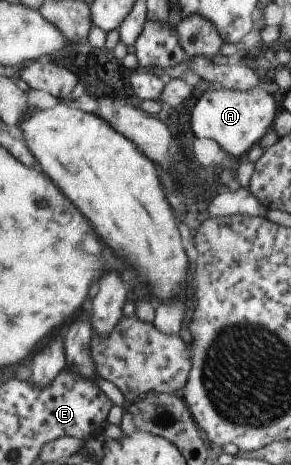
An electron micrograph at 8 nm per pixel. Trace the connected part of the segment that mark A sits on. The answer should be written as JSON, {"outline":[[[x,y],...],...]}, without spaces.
{"outline":[[[262,85],[253,89],[212,87],[201,93],[191,109],[189,127],[195,138],[215,141],[225,153],[241,159],[271,127],[275,118],[275,100]]]}

